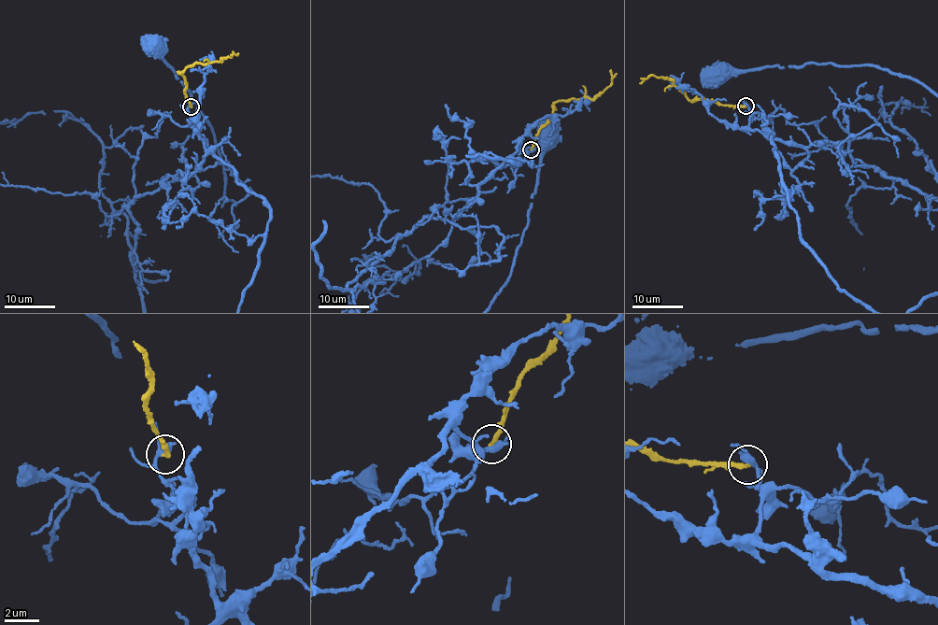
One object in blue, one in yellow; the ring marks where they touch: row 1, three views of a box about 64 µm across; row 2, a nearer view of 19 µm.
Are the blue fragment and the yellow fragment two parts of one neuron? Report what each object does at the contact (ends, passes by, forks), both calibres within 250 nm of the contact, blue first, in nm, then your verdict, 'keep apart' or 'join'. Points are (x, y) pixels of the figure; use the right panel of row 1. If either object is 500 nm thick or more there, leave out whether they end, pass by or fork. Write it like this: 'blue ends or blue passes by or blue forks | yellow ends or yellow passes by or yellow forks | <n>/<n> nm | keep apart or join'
blue passes by | yellow ends | 320/240 nm | keep apart

